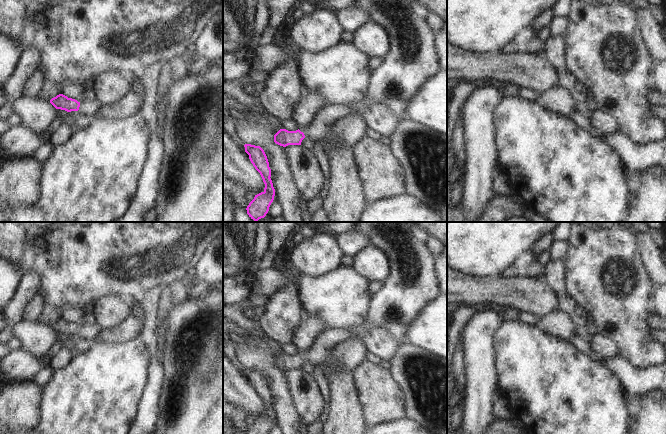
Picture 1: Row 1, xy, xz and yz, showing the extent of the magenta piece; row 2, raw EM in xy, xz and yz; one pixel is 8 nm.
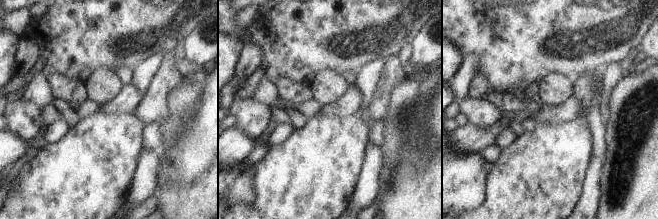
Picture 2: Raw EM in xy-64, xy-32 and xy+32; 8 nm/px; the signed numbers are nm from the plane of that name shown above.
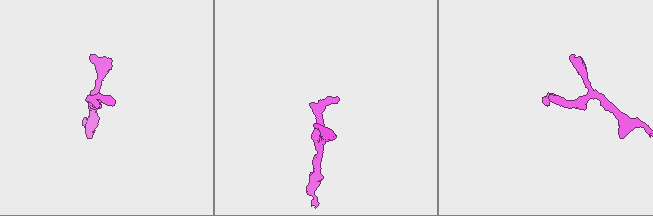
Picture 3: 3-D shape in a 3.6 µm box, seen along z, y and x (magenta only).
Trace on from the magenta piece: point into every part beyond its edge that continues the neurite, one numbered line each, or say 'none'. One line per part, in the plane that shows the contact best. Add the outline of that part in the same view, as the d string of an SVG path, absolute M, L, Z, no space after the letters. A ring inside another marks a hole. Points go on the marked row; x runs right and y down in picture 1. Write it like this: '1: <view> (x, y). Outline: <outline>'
1: xy (88, 107). Outline: M84 100L80 103L78 112L87 116L94 116L102 104L98 100Z

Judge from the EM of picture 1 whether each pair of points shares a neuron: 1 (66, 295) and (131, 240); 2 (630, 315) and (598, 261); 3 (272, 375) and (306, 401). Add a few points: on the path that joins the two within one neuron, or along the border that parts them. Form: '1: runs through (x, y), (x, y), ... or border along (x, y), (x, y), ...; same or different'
1: runs through (82, 279), (104, 257), (115, 254); same
2: runs through (616, 301), (603, 292), (598, 275); same
3: border along (284, 371), (288, 394), (292, 405), (296, 409); different

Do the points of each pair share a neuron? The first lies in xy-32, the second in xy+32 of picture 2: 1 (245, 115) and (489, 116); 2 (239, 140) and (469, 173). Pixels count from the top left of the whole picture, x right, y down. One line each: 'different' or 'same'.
1: same
2: different

